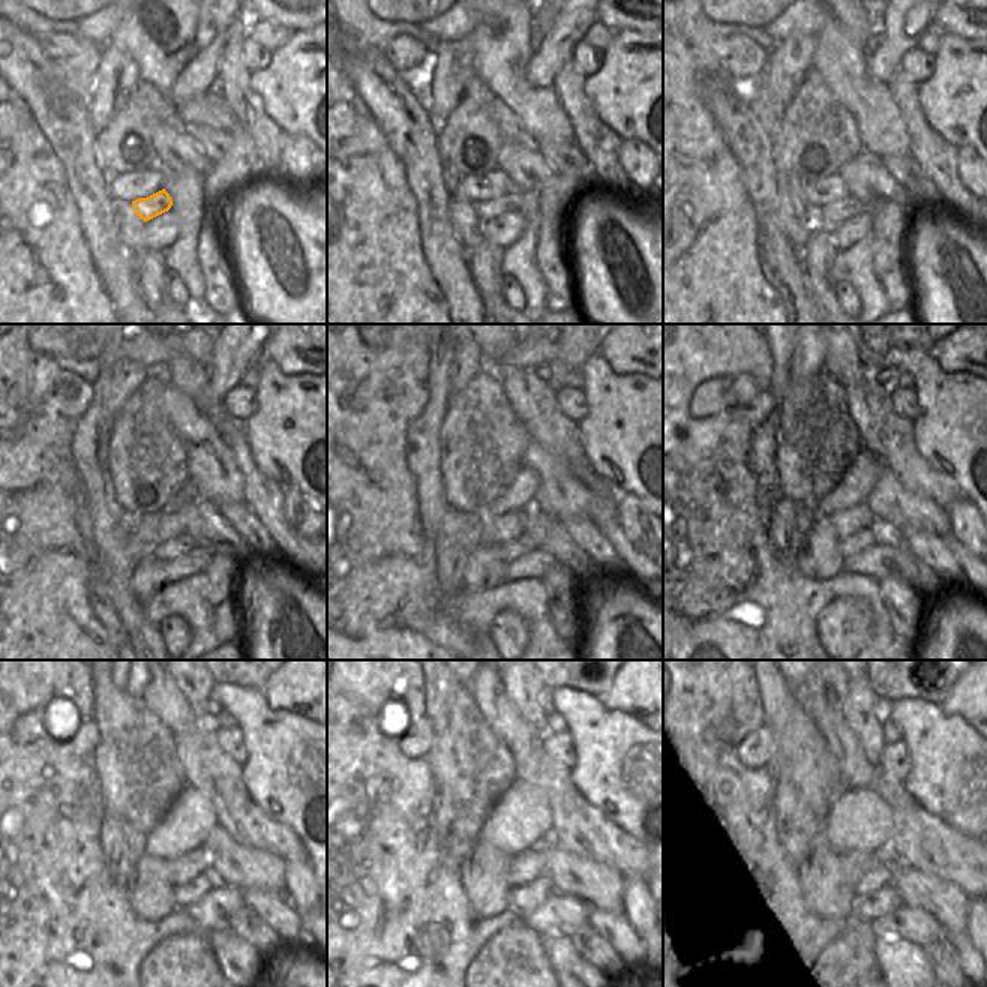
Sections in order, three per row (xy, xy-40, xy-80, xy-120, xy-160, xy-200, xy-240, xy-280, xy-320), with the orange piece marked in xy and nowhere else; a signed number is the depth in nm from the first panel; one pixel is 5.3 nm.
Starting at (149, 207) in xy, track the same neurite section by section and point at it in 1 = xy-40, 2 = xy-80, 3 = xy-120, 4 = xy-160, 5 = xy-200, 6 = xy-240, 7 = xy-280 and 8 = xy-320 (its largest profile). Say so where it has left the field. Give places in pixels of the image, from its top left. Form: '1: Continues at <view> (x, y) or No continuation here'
1: Continues at xy-40 (510, 201)
2: Continues at xy-80 (830, 216)
3: Continues at xy-120 (174, 546)
4: Continues at xy-160 (522, 545)
5: Continues at xy-200 (864, 539)
6: Continues at xy-240 (188, 894)
7: Continues at xy-280 (525, 899)
8: Continues at xy-320 (884, 900).

